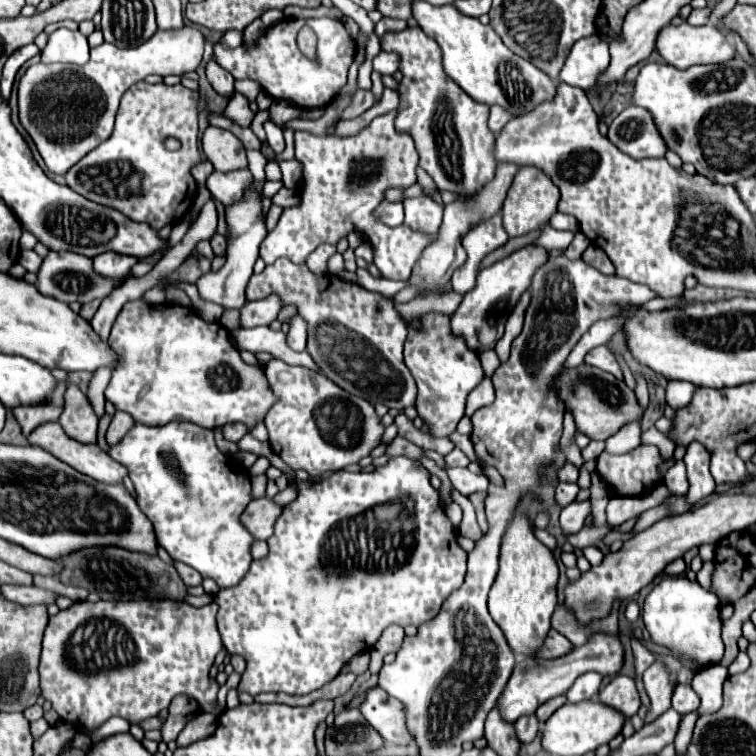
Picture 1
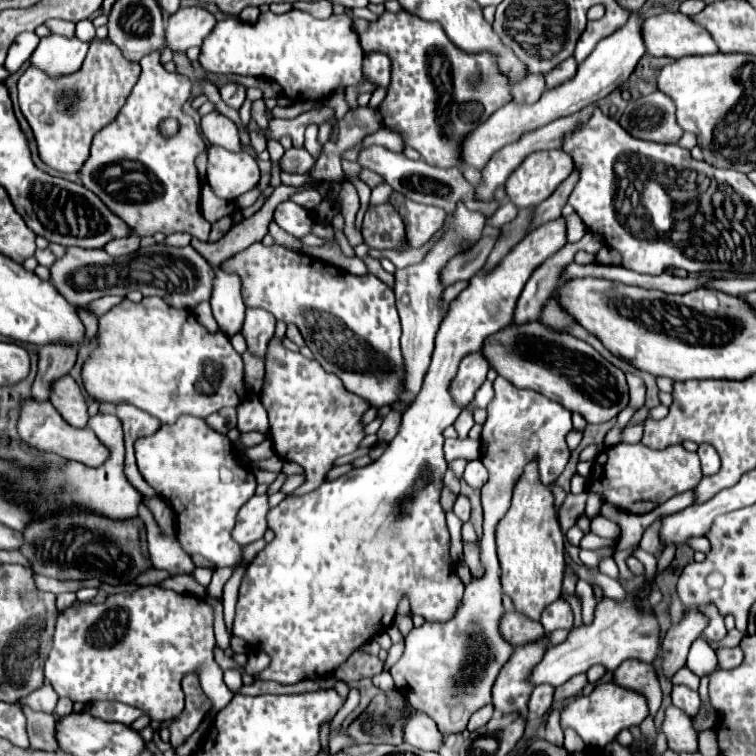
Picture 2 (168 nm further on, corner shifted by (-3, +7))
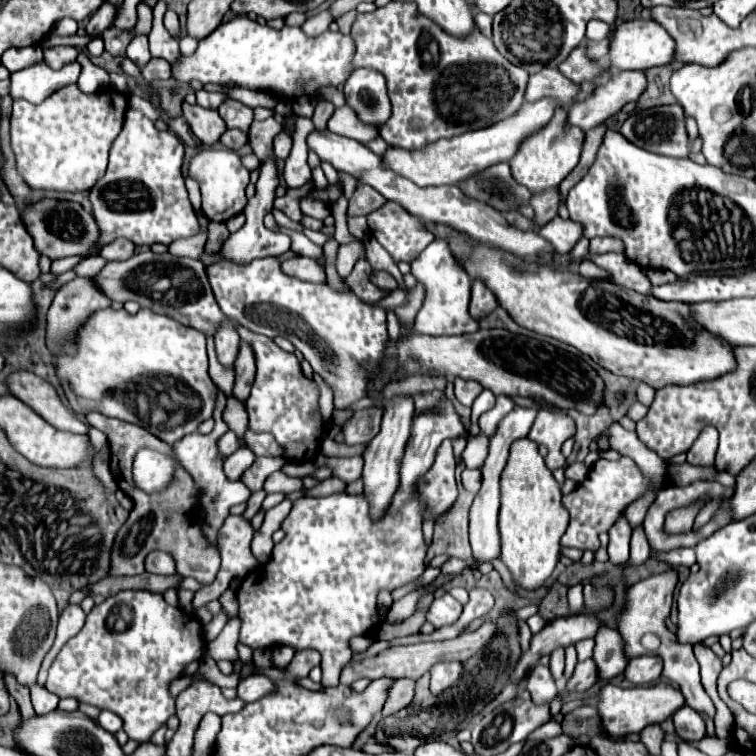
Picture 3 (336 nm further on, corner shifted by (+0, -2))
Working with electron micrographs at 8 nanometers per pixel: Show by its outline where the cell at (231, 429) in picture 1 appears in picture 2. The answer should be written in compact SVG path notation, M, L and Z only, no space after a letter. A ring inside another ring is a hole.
M259 396L247 398L237 406L237 430L239 432L267 432L269 422L267 422L267 412L265 406L261 404Z

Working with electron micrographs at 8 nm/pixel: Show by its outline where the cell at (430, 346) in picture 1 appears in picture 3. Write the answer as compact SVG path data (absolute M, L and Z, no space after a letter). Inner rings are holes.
M454 379L454 393L456 393L456 399L462 403L462 405L472 405L474 399L480 395L482 391L482 385L478 381L466 381L466 379Z

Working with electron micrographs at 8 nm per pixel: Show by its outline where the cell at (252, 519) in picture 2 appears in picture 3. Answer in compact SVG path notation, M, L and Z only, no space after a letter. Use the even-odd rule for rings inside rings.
M228 515L222 529L218 531L218 553L220 553L220 569L218 577L212 585L203 587L194 594L192 606L194 609L216 601L230 585L234 577L246 577L256 567L258 561L254 561L250 551L250 541L254 537L254 529L250 521L246 521L242 515Z

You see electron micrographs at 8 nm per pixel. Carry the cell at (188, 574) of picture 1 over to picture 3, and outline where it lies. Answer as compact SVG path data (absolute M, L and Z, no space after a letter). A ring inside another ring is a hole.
M152 551L146 557L146 571L156 573L156 575L174 575L176 567L174 567L174 559L172 555L164 553L164 551Z

